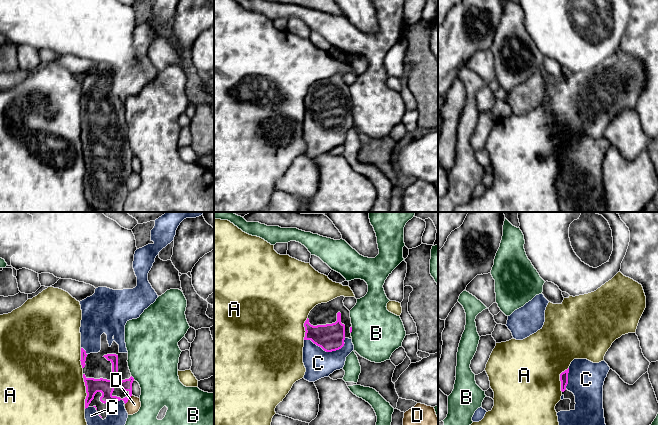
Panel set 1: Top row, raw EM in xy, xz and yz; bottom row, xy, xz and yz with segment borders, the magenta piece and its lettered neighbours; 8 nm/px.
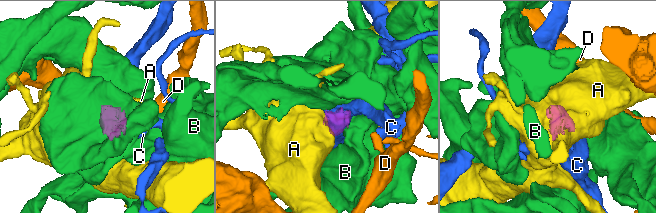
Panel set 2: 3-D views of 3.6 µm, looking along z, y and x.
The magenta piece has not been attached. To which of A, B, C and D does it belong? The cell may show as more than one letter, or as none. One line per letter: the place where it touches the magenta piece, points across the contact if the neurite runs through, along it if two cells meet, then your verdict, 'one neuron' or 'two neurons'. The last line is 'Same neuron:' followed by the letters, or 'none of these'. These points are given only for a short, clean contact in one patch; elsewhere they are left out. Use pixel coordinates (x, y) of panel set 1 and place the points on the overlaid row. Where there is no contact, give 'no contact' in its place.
A: xy (86, 391) | two neurons
B: xy (132, 377) | along xy (131, 375), (134, 379) | two neurons
C: xz (325, 350) | one neuron
D: xy (128, 399) | along xy (132, 395), (125, 404) | two neurons
Same neuron: C

